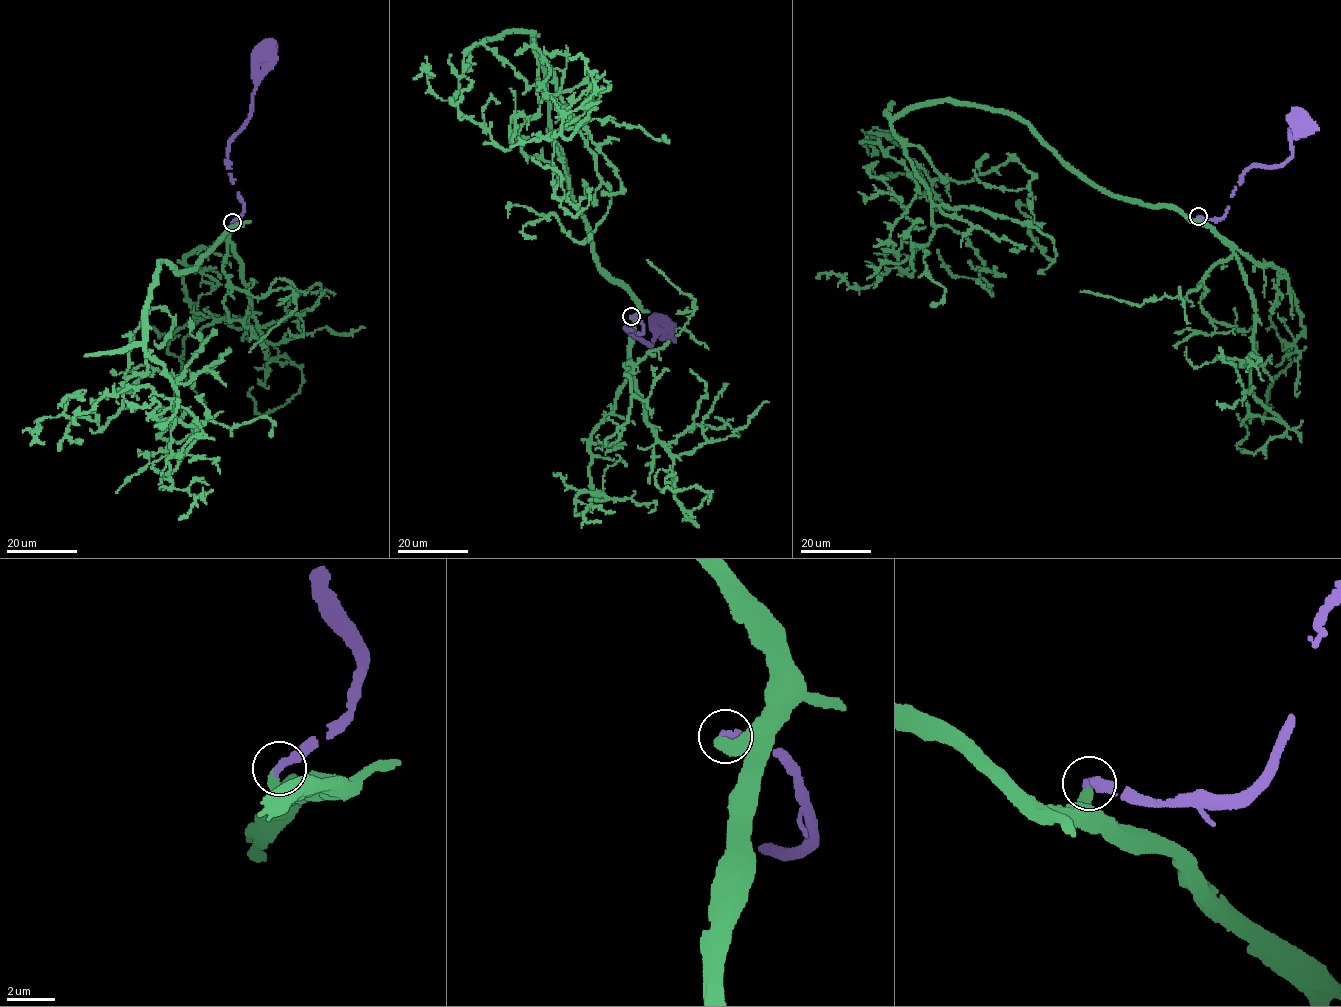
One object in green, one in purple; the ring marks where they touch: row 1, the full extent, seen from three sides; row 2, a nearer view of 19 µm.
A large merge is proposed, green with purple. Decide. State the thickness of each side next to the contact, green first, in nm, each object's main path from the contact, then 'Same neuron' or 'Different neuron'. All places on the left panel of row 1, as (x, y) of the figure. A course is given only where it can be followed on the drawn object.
Thickness 360 nm (green) against 400 nm. Course of green: (232, 221), (151, 286), (145, 355), (198, 427), (178, 465), (203, 430), (152, 388), (79, 424). Course of purple: (232, 222), (243, 212), (244, 204), (229, 173), (227, 146), (250, 113), (258, 79), (258, 57), (262, 56). Same neuron

